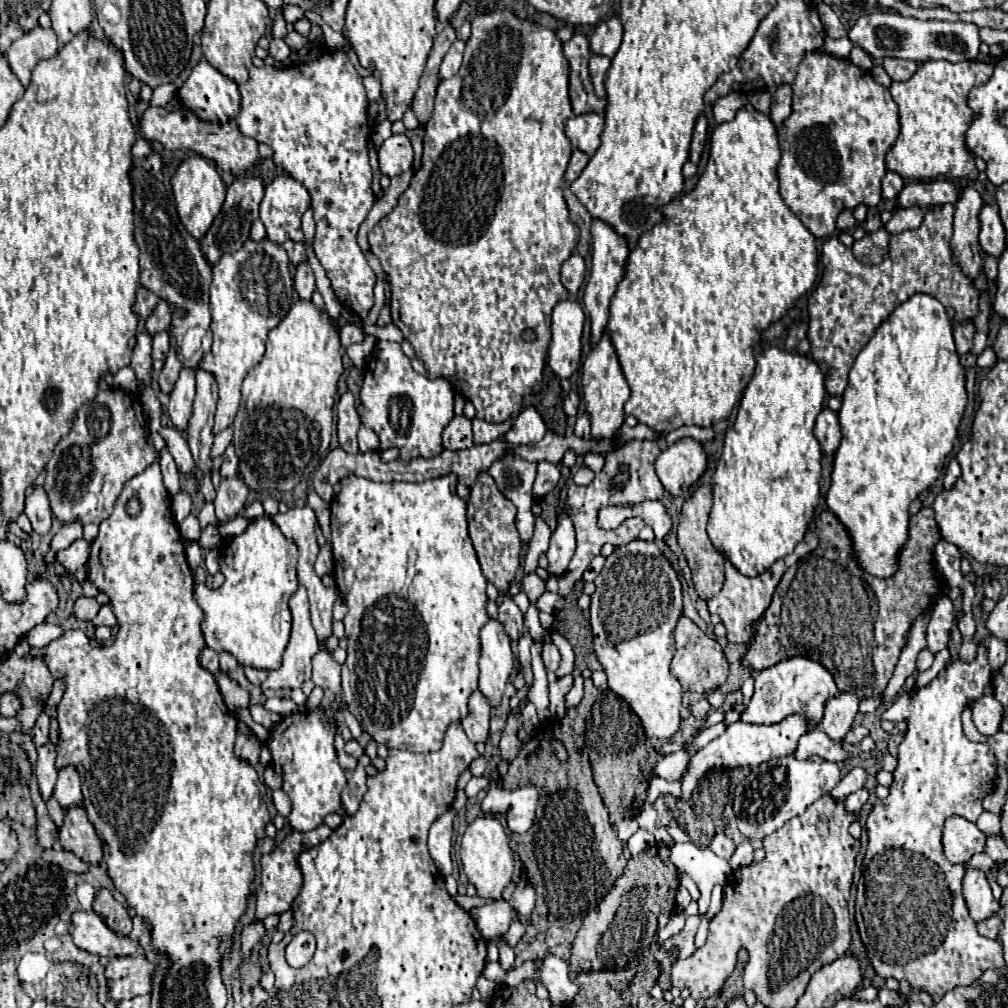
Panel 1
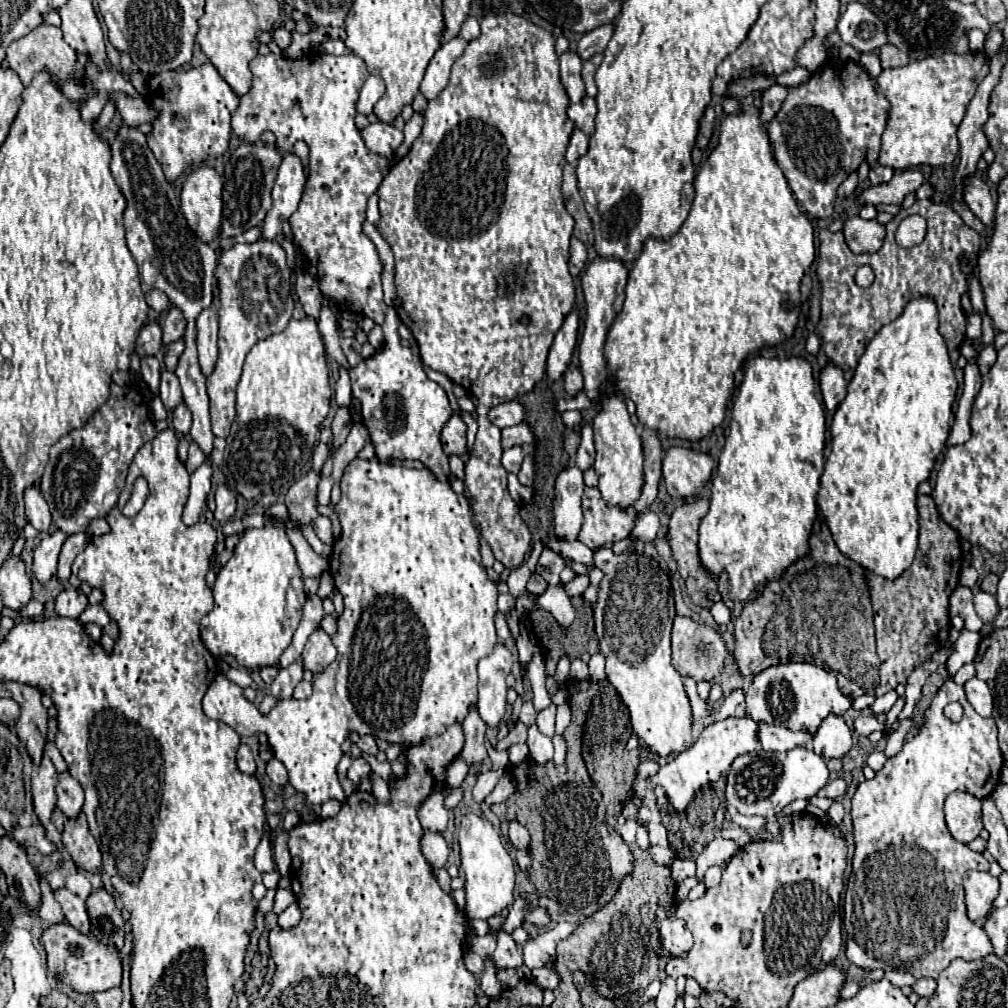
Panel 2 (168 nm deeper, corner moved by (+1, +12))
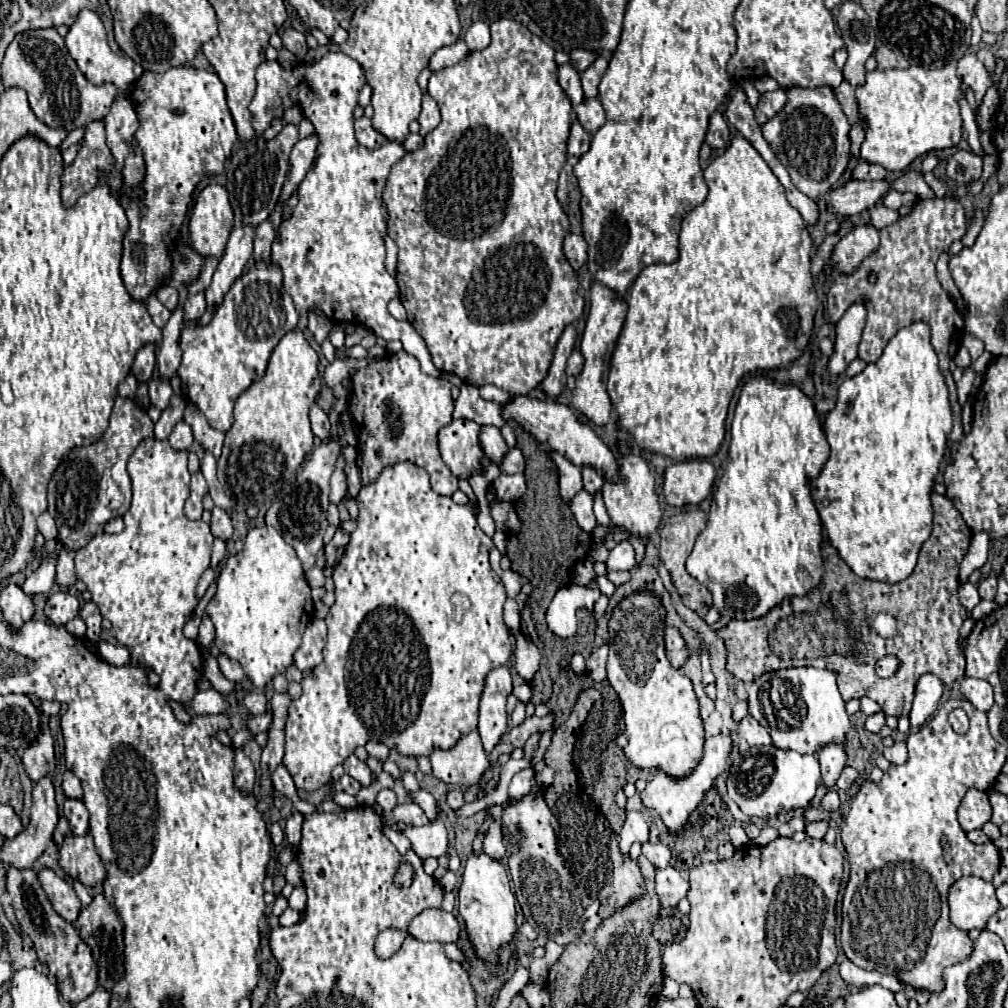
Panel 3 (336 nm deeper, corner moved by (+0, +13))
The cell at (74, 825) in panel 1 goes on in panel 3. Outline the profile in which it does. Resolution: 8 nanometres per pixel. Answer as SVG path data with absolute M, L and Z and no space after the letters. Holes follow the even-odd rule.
M90 834L66 836L64 844L60 846L60 866L70 878L80 880L88 888L106 880L106 868L102 866Z

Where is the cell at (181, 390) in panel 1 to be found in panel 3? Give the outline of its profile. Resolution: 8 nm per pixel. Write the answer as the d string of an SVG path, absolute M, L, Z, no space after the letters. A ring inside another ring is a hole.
M178 422L174 432L172 432L172 436L168 438L168 442L170 442L170 446L174 450L188 450L192 446L192 442L194 442L190 426L186 422Z

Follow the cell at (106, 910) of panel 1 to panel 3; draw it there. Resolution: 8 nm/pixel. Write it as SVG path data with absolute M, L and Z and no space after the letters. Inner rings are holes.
M98 894L98 896L94 896L92 904L80 912L78 922L74 922L74 926L94 954L94 960L98 966L98 986L106 992L112 992L114 984L120 982L124 976L124 940L122 940L124 926L120 922L118 914L110 906L110 902L102 894Z

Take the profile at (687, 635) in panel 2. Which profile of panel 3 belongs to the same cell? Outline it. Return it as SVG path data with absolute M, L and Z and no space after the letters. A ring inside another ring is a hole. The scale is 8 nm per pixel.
M666 628L664 642L666 642L666 656L670 658L670 664L674 668L680 668L684 664L684 660L690 656L684 638L680 636L680 632L676 628Z

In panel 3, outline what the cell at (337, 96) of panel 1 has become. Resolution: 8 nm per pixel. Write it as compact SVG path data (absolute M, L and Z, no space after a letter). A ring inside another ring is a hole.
M328 52L322 60L314 64L302 62L292 70L284 70L278 62L264 62L256 72L256 82L256 96L250 102L256 136L260 136L274 118L282 118L284 110L292 104L298 104L302 108L304 116L312 120L316 134L320 136L318 156L306 178L298 186L300 200L294 206L292 214L280 224L278 238L272 244L272 262L282 270L282 286L292 296L298 314L308 316L308 312L312 310L322 310L326 318L334 324L352 322L366 326L384 340L400 340L404 344L404 350L418 358L422 372L430 376L440 376L440 370L432 364L424 338L412 328L410 322L394 320L386 308L388 302L398 296L398 284L384 268L386 206L382 202L382 190L386 186L386 178L390 174L392 164L400 162L406 150L396 142L386 142L374 150L368 150L358 144L354 136L352 112L358 104L358 92L366 84L362 66L342 52Z

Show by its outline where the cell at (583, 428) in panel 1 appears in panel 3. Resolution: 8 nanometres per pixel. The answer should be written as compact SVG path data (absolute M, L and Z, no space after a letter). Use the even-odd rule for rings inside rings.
M584 468L584 470L582 470L582 476L584 476L584 490L586 490L590 496L602 492L604 478L602 478L594 468Z

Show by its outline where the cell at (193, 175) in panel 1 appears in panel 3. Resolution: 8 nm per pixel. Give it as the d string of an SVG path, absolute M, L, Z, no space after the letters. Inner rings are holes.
M218 184L206 186L200 192L190 216L190 238L194 250L202 254L202 258L220 258L232 226L234 212L226 190Z

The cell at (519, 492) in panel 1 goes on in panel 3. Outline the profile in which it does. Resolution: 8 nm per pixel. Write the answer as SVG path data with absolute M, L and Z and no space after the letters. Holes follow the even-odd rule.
M518 448L510 450L504 456L504 460L500 464L500 472L504 472L504 474L520 474L520 472L524 472L524 456L522 456L522 452Z

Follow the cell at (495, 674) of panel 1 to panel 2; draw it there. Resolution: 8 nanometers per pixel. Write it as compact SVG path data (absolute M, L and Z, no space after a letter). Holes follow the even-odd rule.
M499 641L495 649L479 661L479 701L477 709L489 727L497 727L507 715L507 685L505 677L511 673L513 657Z

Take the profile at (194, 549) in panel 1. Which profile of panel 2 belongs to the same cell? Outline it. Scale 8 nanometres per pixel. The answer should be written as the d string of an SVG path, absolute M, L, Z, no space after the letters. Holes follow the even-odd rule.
M203 463L193 475L191 475L191 491L189 491L189 501L183 509L183 523L187 527L193 527L199 521L199 513L205 505L207 493L211 489L211 473L213 465Z

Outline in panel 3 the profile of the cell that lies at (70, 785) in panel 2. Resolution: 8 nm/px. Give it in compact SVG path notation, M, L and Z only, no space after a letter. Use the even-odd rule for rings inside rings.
M68 798L64 804L64 816L66 816L74 836L82 836L88 832L88 810L86 810L84 802Z

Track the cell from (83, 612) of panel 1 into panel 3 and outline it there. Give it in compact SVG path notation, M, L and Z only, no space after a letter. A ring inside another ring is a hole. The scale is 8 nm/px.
M68 592L52 594L46 602L46 608L44 608L48 620L52 620L56 626L62 626L68 620L72 620L74 616L78 616L78 610L80 610L78 598Z

